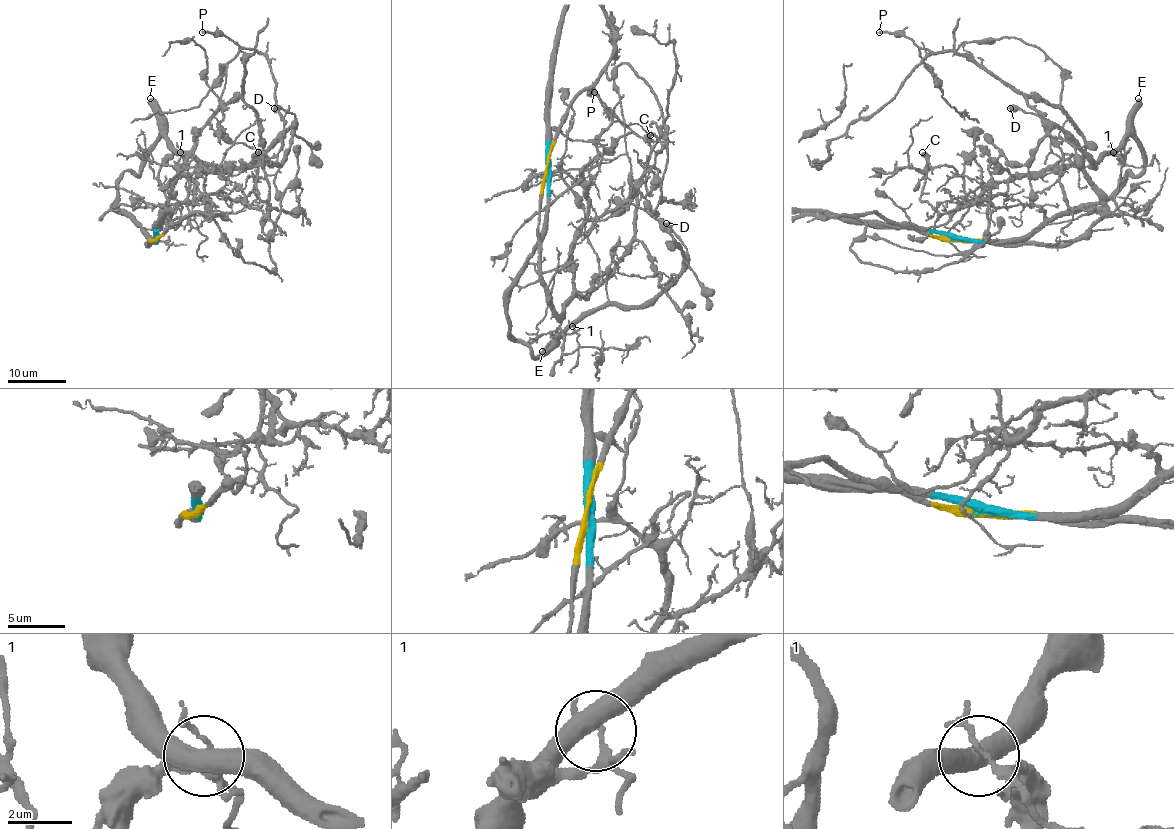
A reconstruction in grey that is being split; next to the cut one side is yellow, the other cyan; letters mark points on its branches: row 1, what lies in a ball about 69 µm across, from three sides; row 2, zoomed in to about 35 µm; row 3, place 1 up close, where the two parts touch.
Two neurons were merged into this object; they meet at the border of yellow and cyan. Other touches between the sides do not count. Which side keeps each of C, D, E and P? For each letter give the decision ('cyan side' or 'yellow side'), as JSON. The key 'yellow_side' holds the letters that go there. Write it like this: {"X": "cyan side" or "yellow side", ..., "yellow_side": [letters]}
{"C": "yellow side", "D": "cyan side", "E": "cyan side", "P": "yellow side", "yellow_side": ["C", "P"]}

